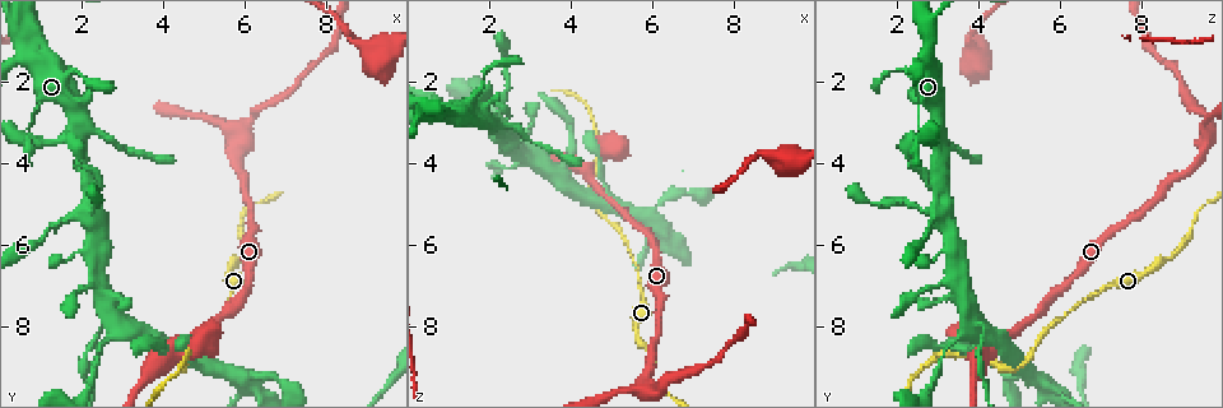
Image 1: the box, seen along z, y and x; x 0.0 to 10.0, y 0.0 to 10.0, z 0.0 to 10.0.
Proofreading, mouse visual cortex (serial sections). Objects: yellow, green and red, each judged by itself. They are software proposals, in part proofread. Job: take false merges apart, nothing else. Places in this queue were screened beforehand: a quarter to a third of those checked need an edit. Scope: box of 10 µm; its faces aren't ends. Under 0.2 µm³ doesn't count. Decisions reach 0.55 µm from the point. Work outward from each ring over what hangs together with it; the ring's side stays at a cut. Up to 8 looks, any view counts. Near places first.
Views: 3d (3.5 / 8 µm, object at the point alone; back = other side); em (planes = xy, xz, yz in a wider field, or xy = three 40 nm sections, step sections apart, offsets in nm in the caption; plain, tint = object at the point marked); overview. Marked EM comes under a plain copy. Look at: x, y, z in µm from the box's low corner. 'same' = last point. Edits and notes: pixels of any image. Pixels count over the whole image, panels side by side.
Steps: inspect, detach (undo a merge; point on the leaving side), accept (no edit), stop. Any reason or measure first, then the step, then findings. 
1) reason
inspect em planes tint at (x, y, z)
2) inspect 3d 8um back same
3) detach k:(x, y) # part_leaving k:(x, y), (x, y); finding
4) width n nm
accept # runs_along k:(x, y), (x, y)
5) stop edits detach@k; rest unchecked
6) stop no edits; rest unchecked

three arms meet
inspect 3d 3.5um at (1.85, 3.35, 3.10)

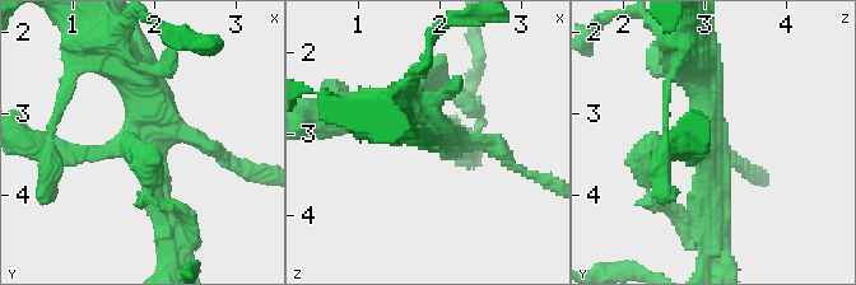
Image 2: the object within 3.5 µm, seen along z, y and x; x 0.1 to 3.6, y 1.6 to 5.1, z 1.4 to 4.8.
inspect em xy step 5 tint same

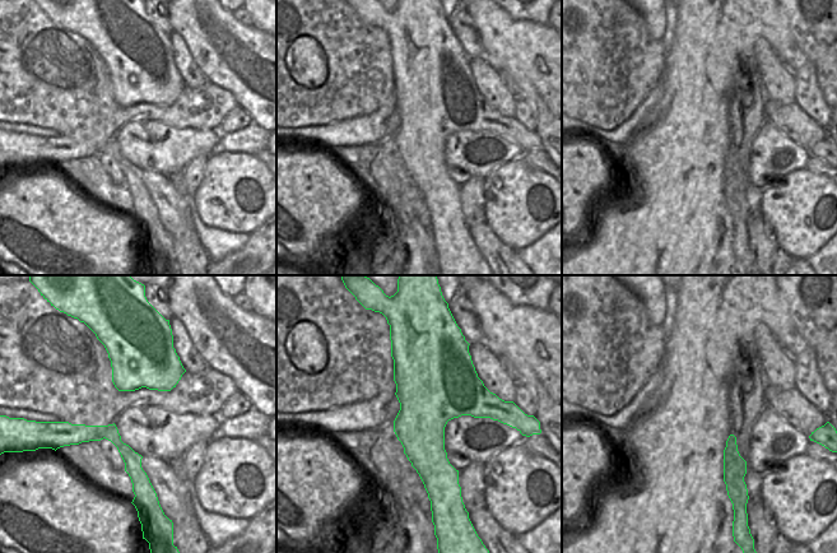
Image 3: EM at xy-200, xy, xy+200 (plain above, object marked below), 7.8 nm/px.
accept # all the same cell

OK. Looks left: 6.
inspect 3d 3.5um at (2.30, 5.25, 3.10)

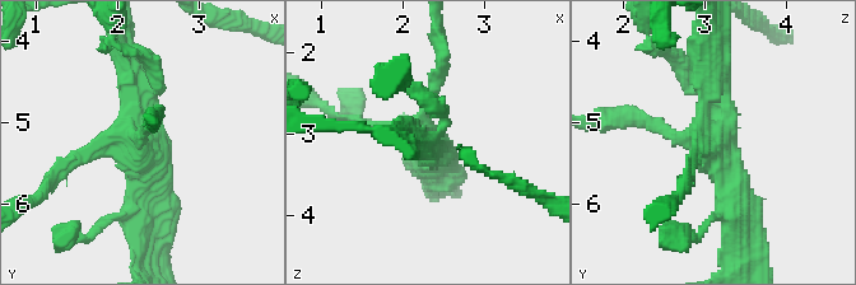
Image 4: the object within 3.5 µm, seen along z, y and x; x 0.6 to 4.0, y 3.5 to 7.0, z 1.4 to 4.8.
inspect em xy step 1 tint at (2.30, 5.25, 3.10)

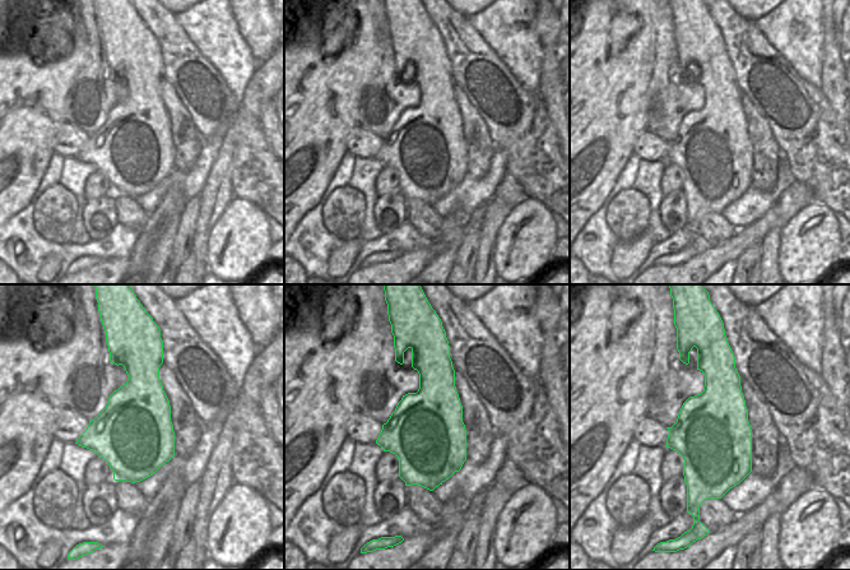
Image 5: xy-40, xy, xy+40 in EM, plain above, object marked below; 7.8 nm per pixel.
accept # all the same cell

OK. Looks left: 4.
four arms meet
inspect 3d 3.5um at (2.85, 7.95, 3.80)

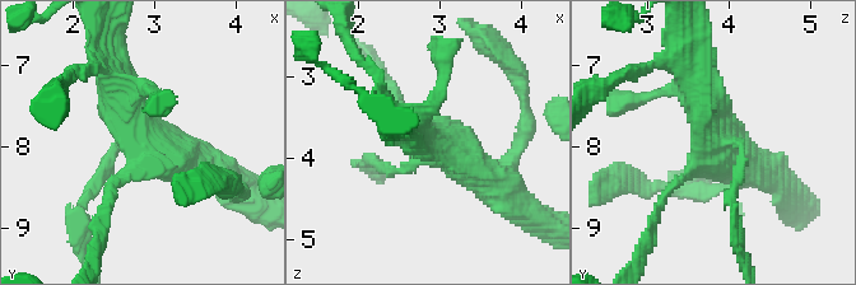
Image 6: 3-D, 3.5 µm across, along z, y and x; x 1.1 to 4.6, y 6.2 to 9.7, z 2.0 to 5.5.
arms 4; arm_widths 150, 150, 400, 500 nm; need the tissue
inspect em xy step 3 tint at (2.95, 7.90, 3.75)

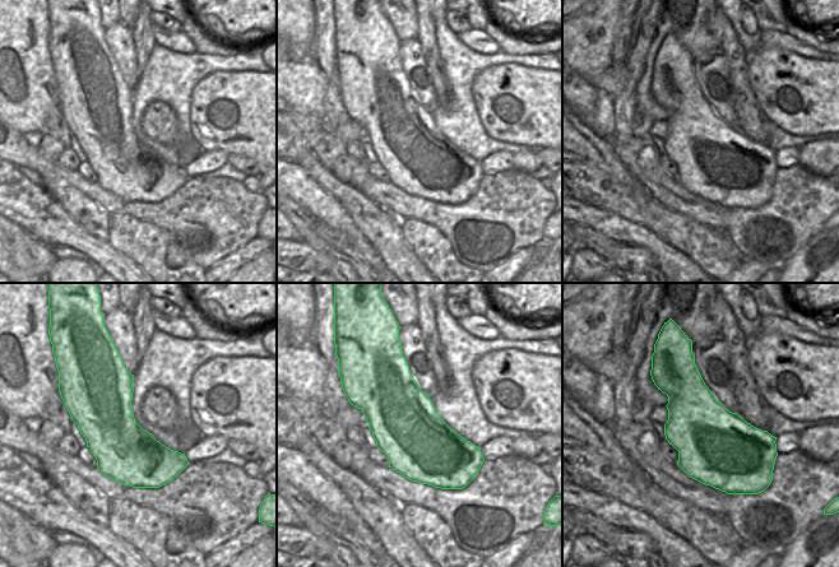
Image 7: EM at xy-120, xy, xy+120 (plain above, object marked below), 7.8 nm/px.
detach 6:(96, 178) # part_leaving 6:(115, 145), (80, 204), (80, 251); two cells meet here

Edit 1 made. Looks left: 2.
stop edits detach@6; rest unchecked

